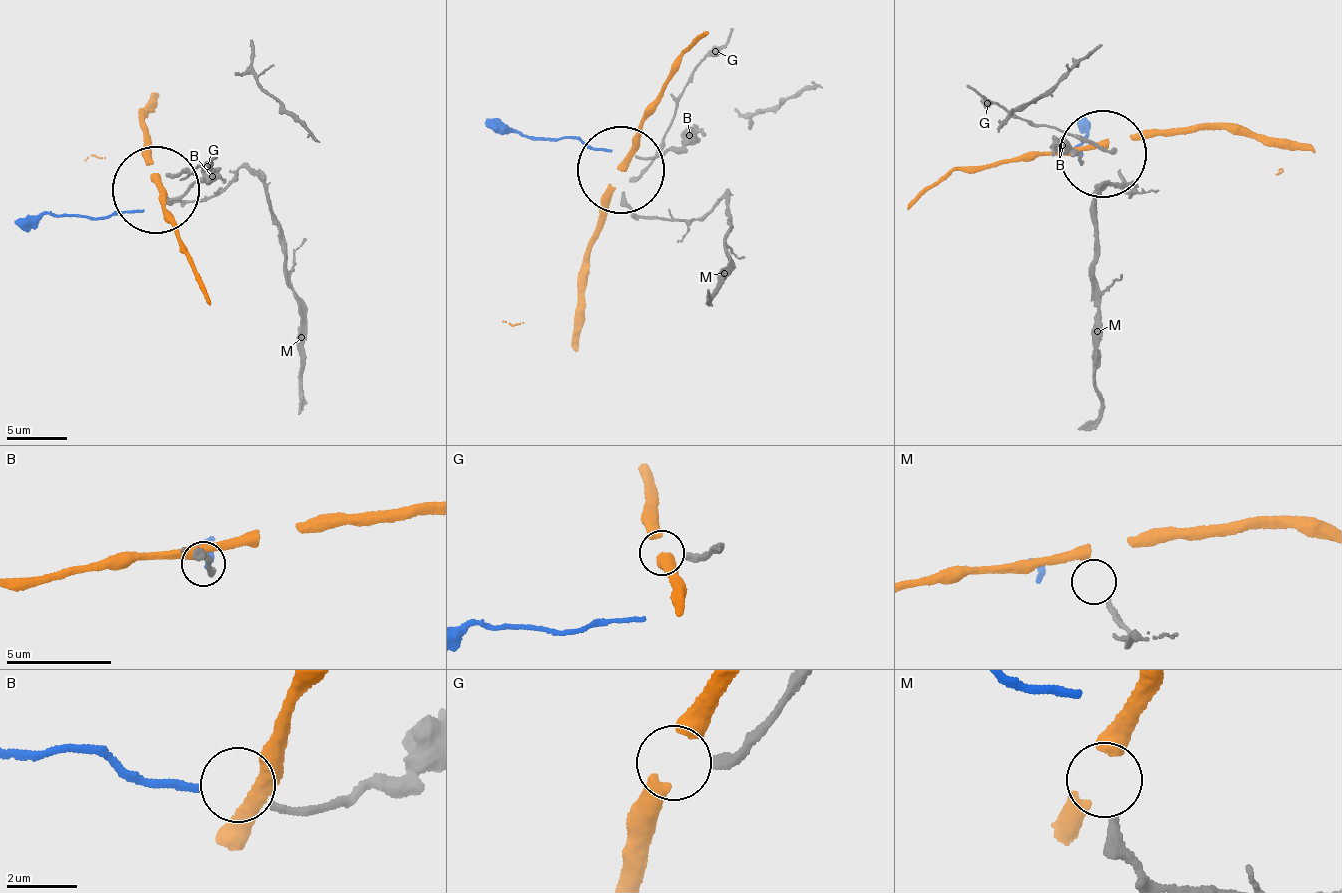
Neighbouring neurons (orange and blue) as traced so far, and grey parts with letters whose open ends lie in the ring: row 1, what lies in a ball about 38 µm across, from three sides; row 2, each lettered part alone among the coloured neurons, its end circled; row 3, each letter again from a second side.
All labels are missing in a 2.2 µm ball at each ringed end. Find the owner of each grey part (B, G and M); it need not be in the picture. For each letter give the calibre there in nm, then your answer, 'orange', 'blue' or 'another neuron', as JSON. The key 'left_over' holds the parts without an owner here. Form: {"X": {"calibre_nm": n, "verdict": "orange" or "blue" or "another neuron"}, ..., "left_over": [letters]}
{"B": {"calibre_nm": 200, "verdict": "blue"}, "G": {"calibre_nm": 320, "verdict": "another neuron"}, "M": {"calibre_nm": 260, "verdict": "another neuron"}, "left_over": ["G", "M"]}

